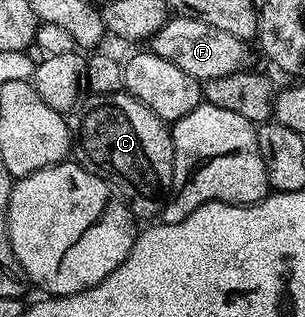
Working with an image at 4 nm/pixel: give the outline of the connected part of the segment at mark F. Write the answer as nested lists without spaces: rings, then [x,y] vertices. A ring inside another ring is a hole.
[[[173,16],[150,42],[151,52],[162,59],[170,59],[174,67],[182,67],[186,75],[201,83],[241,72],[247,66],[244,64],[248,61],[248,48],[245,42],[239,41],[234,35],[218,31],[218,27],[210,27],[210,23],[202,23],[196,17]]]

